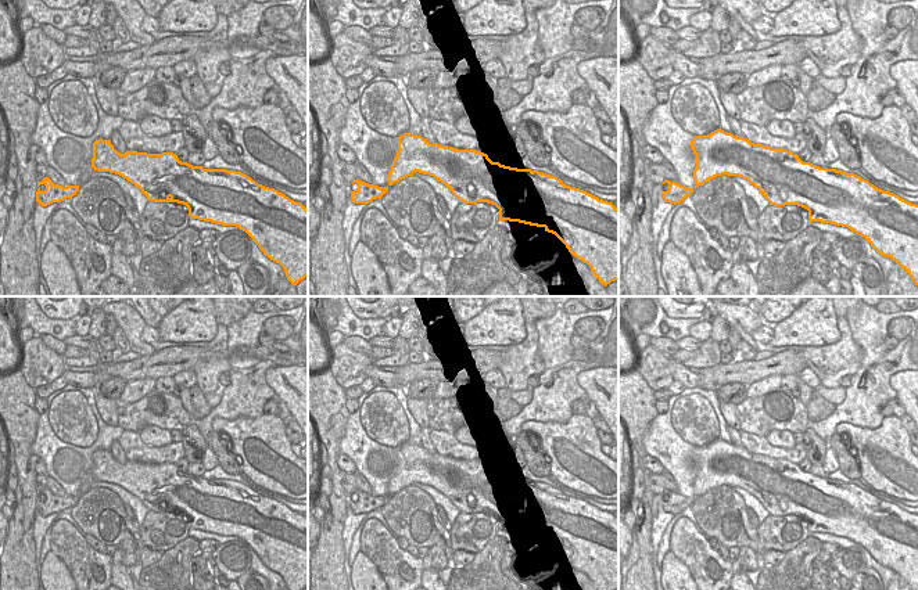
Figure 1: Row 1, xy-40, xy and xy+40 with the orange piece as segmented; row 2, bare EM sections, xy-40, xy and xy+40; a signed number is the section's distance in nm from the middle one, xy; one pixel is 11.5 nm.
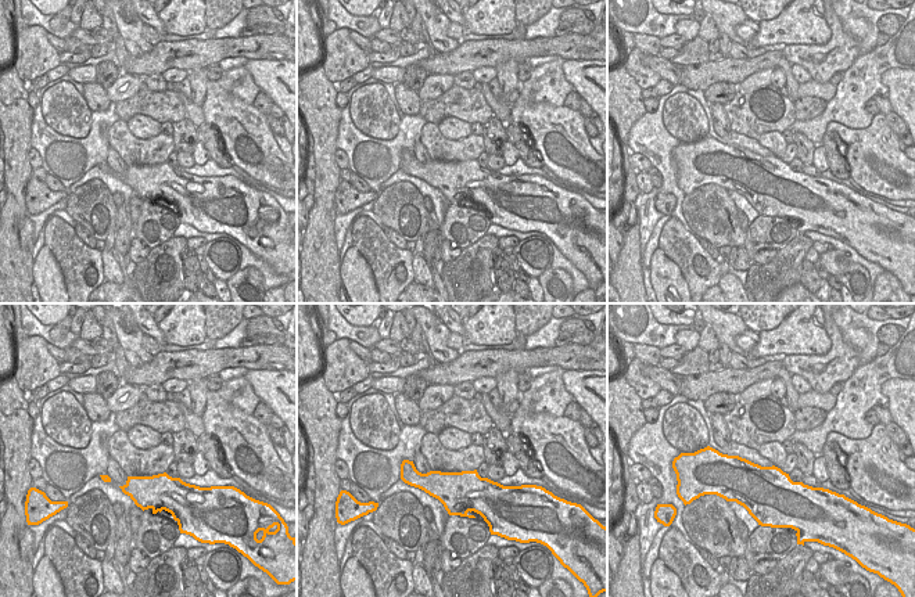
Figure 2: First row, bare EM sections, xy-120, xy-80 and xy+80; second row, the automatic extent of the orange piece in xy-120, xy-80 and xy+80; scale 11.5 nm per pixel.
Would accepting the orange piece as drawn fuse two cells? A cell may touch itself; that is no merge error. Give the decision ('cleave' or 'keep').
keep

